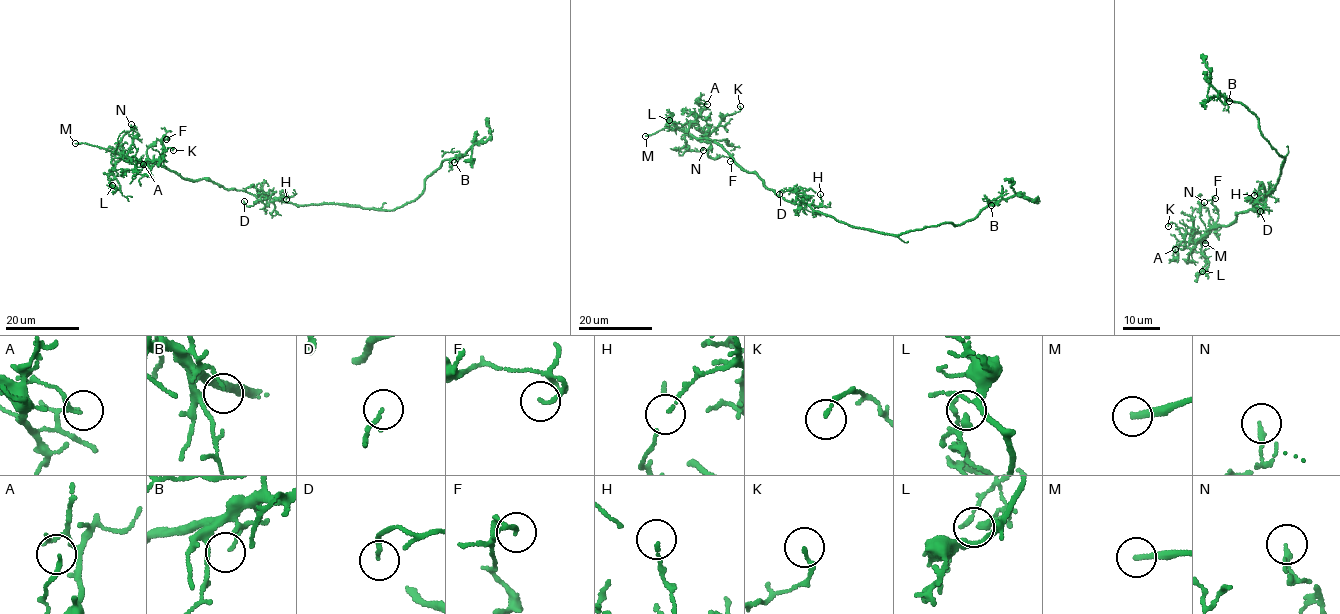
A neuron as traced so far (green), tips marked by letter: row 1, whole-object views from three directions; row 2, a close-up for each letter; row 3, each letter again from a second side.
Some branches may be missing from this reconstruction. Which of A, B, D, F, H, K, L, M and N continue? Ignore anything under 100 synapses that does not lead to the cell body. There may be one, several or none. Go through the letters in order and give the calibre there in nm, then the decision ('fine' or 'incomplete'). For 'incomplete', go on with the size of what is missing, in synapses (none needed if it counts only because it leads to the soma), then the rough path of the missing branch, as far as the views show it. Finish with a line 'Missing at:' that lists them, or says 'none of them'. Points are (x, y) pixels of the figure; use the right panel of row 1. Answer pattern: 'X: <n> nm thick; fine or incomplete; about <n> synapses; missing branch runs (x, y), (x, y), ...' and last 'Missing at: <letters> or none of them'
A: 140 nm thick; fine
B: 120 nm thick; fine
D: 120 nm thick; fine
F: 100 nm thick; fine
H: 100 nm thick; fine
K: 150 nm thick; fine
L: 160 nm thick; fine
M: 200 nm thick; incomplete; missing branch runs (1205, 243), (1247, 266), (1273, 296)
N: 190 nm thick; fine
Missing at: M

